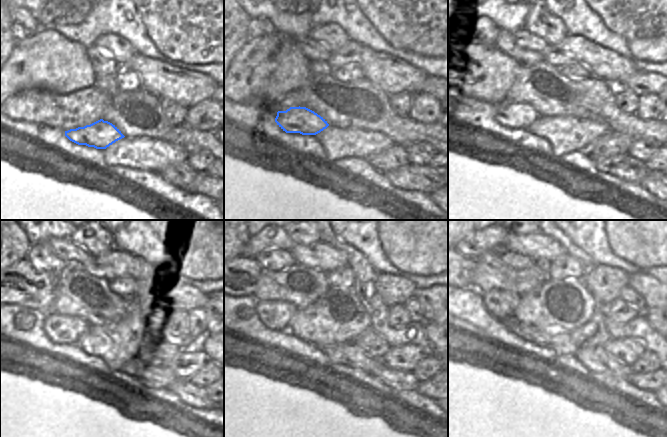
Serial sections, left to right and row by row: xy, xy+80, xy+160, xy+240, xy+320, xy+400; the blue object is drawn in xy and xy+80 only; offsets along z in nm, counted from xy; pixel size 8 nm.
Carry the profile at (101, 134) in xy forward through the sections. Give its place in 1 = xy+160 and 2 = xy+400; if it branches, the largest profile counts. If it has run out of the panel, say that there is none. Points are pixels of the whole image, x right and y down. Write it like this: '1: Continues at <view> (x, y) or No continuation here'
1: Continues at xy+160 (510, 114)
2: Continues at xy+400 (501, 304)

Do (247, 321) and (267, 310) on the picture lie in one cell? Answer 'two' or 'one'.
two

